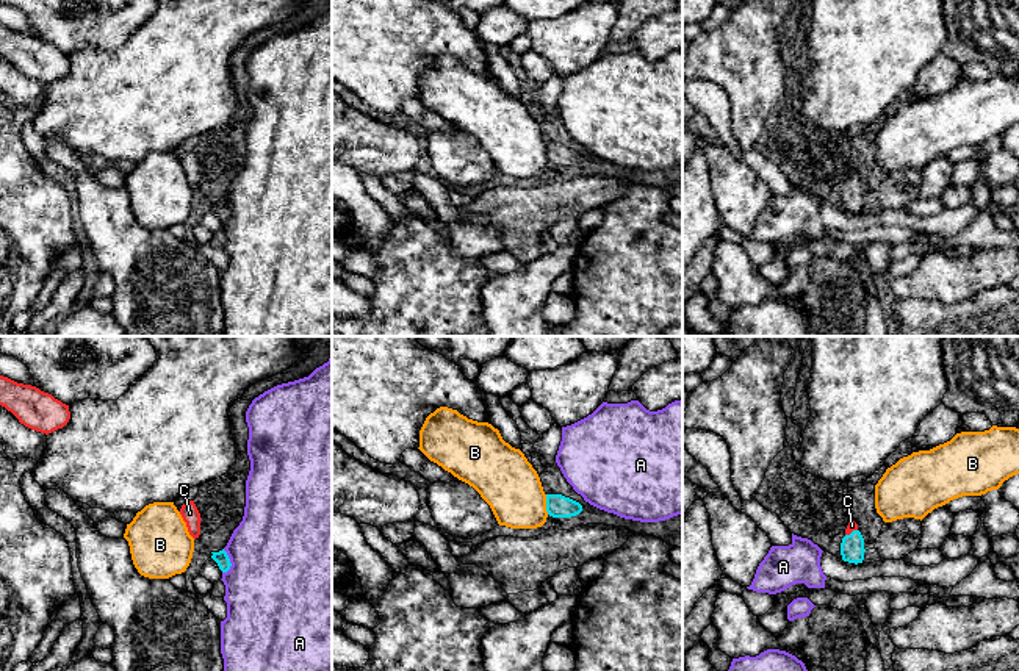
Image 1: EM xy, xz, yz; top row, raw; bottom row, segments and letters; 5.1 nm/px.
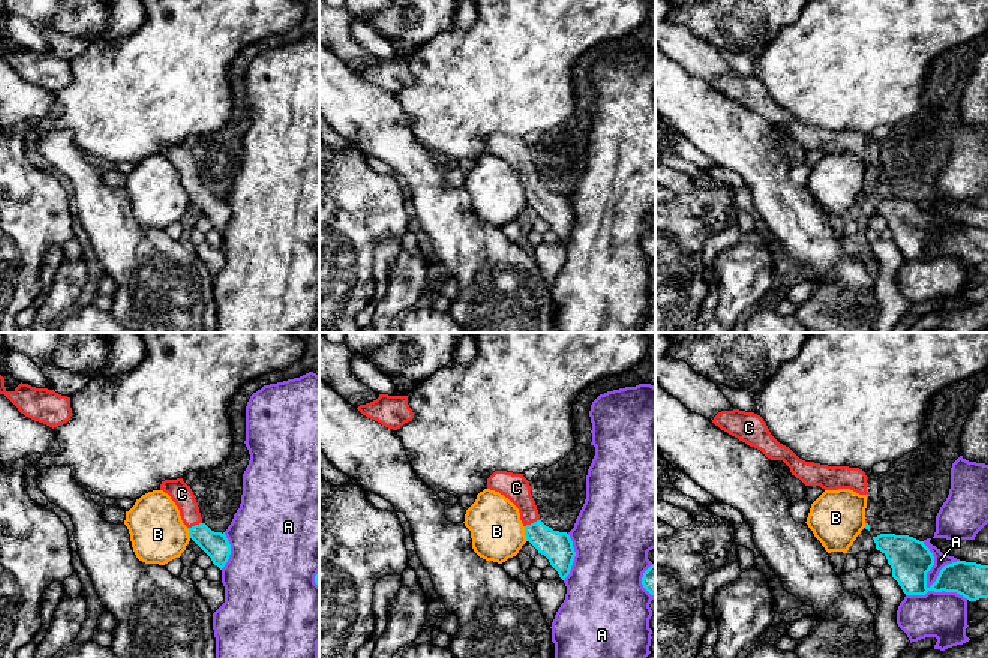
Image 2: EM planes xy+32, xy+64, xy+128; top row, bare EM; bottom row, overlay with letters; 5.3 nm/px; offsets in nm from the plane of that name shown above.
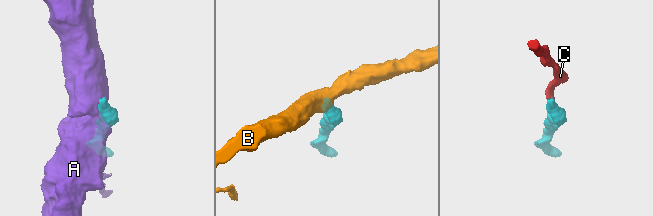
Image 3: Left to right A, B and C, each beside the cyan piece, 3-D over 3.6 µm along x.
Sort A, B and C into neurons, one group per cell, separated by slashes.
A / B / C

